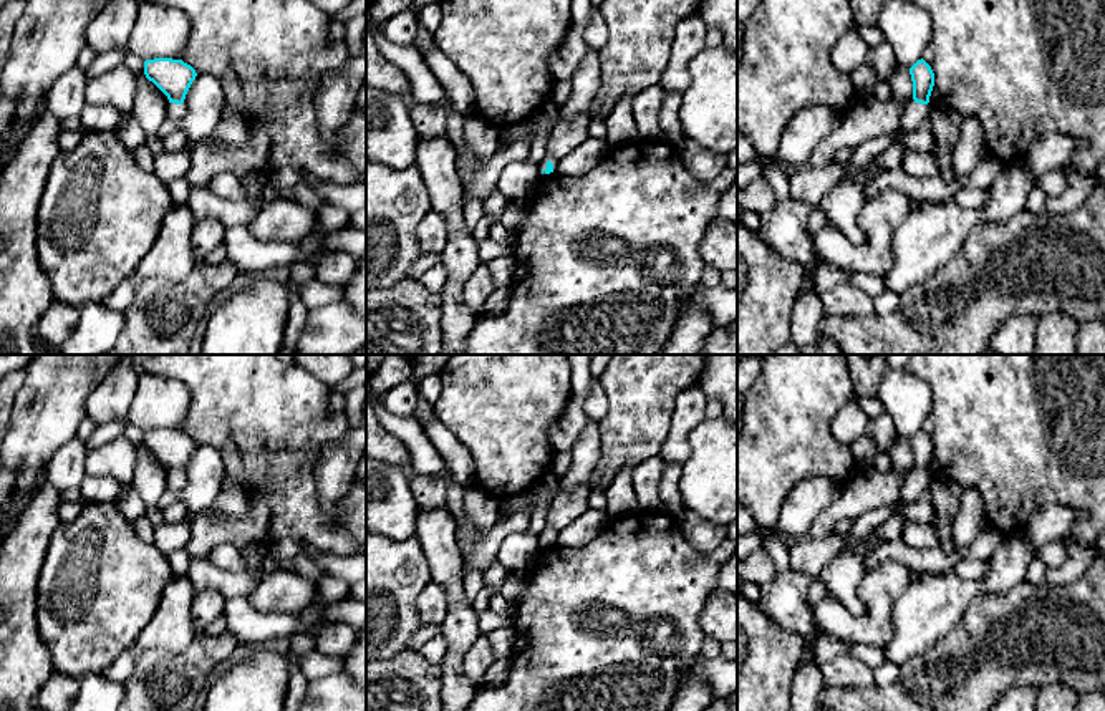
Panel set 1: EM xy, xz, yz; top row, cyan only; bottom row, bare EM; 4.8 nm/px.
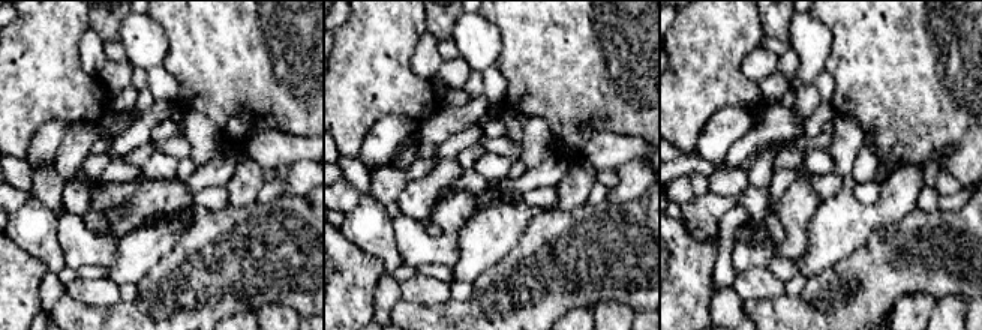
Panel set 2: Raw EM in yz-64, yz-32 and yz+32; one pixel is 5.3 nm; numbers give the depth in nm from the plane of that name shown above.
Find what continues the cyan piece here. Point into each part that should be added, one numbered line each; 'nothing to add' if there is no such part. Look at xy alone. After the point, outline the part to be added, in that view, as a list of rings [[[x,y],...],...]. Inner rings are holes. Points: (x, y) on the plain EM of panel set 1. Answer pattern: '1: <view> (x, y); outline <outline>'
1: xy (176, 483); outline [[[176,474],[169,476],[167,489],[171,492],[182,492],[186,486],[187,486],[187,479],[186,477],[176,476]]]

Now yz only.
1: yz (916, 484); outline [[[916,474],[914,477],[908,479],[901,487],[901,497],[913,499],[919,492],[929,489],[929,476]]]

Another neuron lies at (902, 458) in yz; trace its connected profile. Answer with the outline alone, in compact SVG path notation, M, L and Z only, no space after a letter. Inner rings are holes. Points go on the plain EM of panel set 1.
M896 441L890 449L893 471L903 472L913 469L913 452L910 441Z

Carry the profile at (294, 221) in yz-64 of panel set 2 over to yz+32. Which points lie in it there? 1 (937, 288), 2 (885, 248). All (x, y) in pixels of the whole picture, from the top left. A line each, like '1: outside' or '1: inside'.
1: inside
2: inside

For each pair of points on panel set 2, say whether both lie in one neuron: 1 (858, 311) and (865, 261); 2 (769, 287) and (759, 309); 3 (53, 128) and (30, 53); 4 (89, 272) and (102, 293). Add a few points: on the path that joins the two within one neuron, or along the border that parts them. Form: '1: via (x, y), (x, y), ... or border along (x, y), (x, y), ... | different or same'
1: via (858, 299), (867, 290), (867, 273) | same
2: border along (783, 291), (775, 296), (756, 297), (745, 302) | different
3: border along (72, 122), (48, 120), (36, 132), (29, 149) | different
4: border along (77, 276), (108, 279) | different

